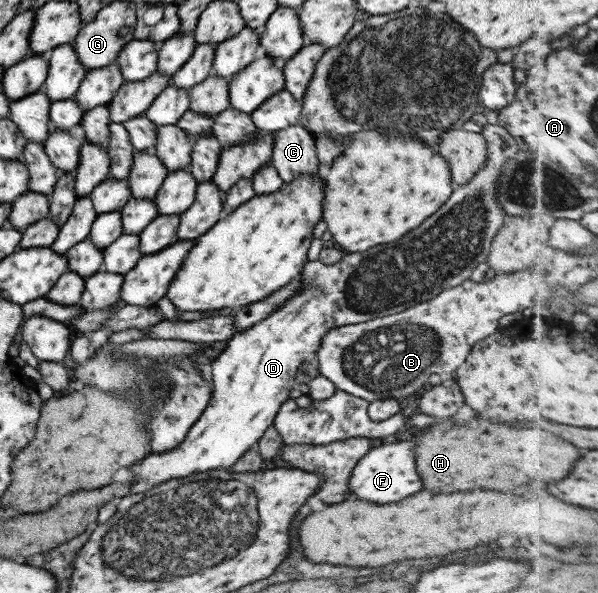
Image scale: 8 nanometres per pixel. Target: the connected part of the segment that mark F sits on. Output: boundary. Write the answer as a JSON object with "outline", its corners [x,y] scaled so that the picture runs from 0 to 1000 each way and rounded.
{"outline":[[[661,744],[652,750],[629,747],[604,771],[585,794],[582,808],[582,825],[599,838],[615,848],[659,848],[666,841],[676,841],[689,831],[696,831],[706,818],[699,811],[696,791],[692,791],[692,767],[686,761],[689,747],[686,744]]]}

